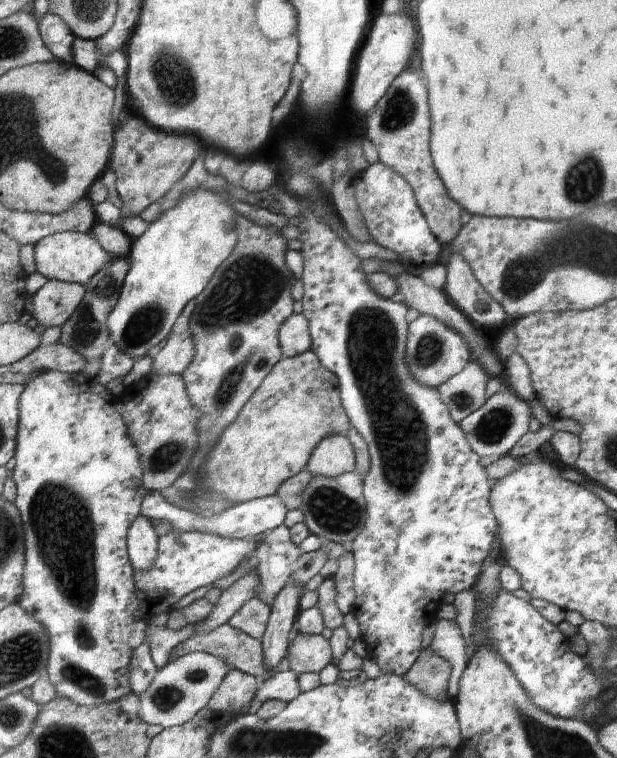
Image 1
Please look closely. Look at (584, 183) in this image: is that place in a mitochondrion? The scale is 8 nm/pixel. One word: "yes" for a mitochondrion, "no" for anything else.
yes

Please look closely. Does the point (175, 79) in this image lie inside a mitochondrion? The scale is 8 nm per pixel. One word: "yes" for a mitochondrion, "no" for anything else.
yes

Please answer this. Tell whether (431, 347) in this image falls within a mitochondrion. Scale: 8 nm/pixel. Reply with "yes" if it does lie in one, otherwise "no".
yes

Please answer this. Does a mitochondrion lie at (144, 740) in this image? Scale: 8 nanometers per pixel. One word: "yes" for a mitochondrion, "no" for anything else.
no

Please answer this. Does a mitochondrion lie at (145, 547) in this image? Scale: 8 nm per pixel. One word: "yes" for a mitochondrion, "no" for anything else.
no

